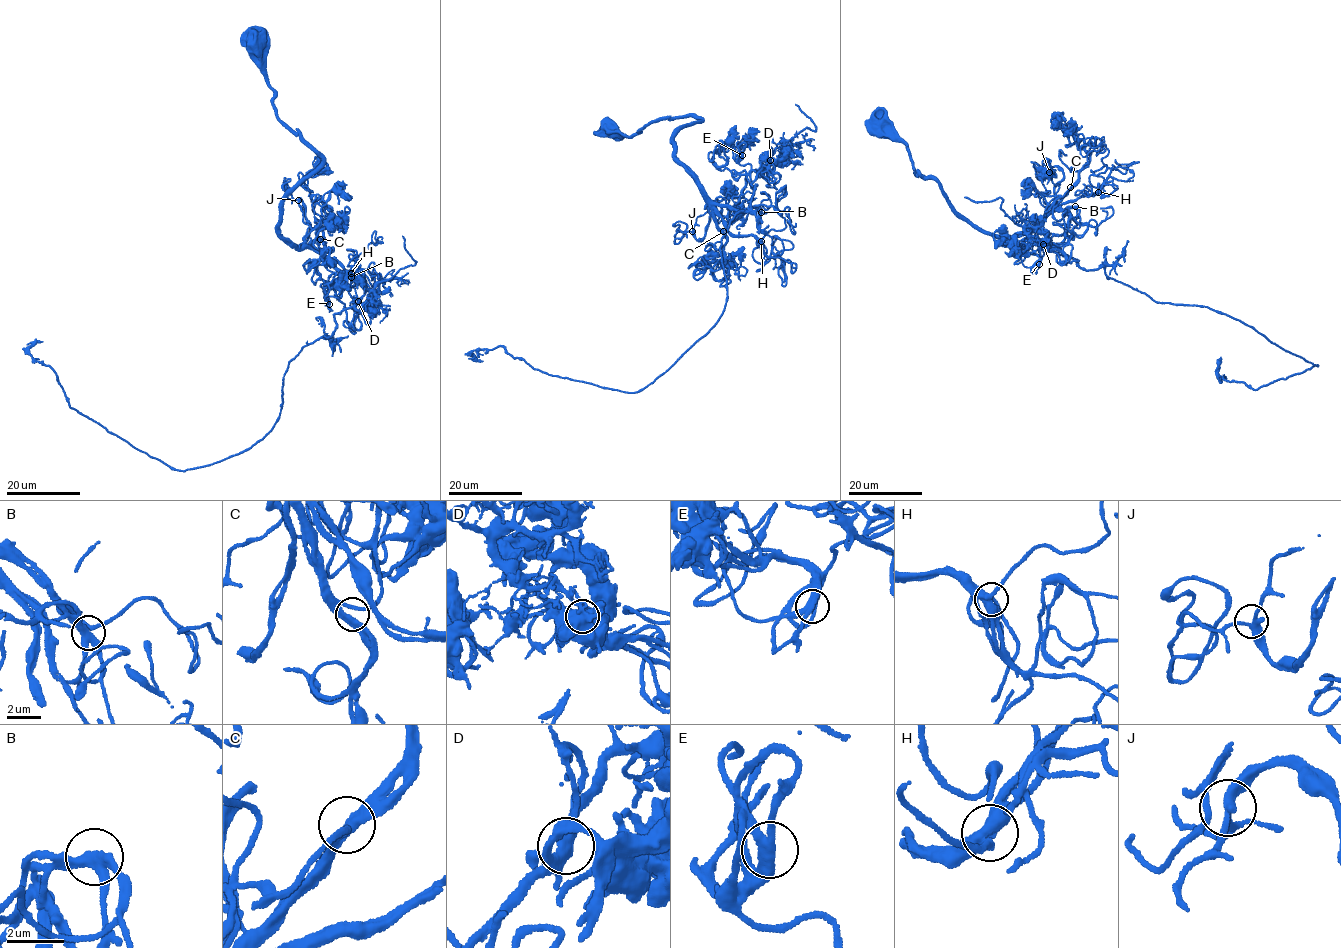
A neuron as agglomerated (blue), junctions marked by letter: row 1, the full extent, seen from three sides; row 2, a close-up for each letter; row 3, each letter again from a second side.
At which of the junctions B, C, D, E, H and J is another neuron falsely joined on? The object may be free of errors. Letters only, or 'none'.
D

